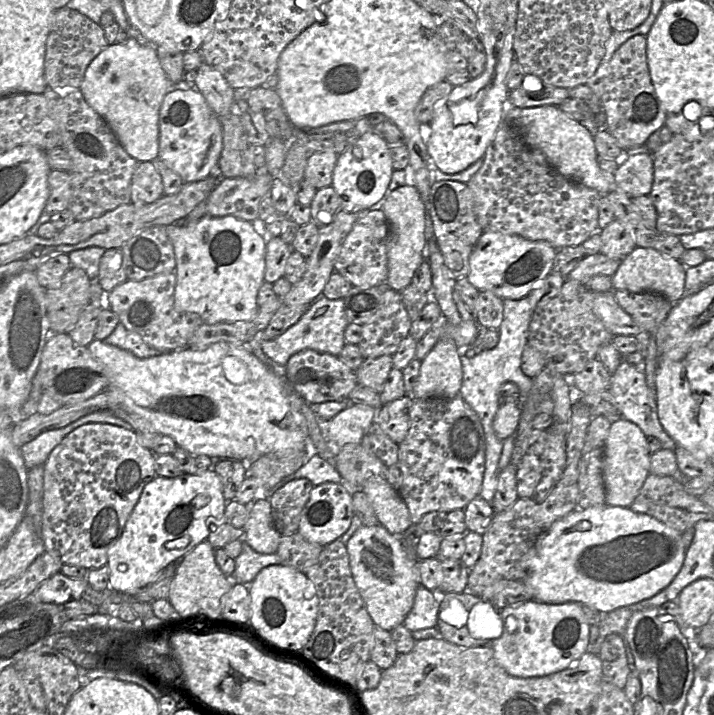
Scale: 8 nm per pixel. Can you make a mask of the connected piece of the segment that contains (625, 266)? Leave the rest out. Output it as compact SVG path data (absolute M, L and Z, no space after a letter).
M635 247L626 256L611 277L613 290L625 290L633 293L656 293L663 295L675 304L684 295L686 267L678 260L656 251L652 248Z

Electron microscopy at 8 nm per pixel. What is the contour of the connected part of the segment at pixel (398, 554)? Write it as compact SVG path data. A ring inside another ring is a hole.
M381 524L359 527L346 543L351 573L374 624L392 631L411 611L420 585L418 560L412 560L399 540Z

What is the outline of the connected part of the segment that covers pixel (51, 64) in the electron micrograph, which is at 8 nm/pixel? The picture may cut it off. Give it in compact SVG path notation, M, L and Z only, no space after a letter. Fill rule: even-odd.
M67 6L55 9L46 41L44 74L47 85L54 91L78 89L91 61L108 45L104 28L81 12Z

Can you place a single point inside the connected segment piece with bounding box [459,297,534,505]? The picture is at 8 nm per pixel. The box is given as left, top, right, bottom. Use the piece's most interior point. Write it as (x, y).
(483, 375)

